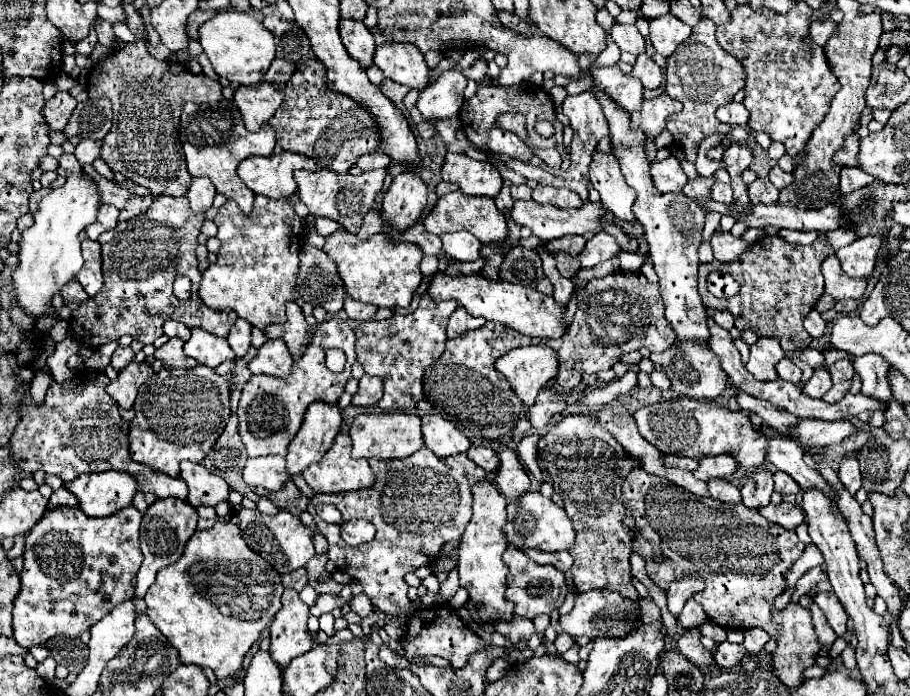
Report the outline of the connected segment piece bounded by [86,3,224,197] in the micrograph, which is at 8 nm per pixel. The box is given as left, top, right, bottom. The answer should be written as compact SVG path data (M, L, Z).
M122 3L122 9L126 13L126 23L128 27L138 33L138 39L134 43L126 43L122 49L112 51L104 61L96 63L90 71L88 79L88 95L90 99L102 99L108 97L112 101L114 109L114 123L106 137L102 139L102 159L108 163L112 171L122 173L126 179L150 189L154 197L158 195L184 195L188 191L188 185L192 183L192 175L188 173L186 159L182 153L182 145L178 141L178 123L180 123L180 113L182 105L186 101L192 103L210 103L210 101L222 101L222 85L218 81L212 81L204 73L196 75L192 73L186 65L182 67L180 63L174 61L158 61L148 53L148 39L144 37L146 25L144 17L138 13L134 3Z

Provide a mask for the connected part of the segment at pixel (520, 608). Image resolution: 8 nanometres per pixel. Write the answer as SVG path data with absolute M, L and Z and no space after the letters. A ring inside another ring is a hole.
M512 545L504 551L504 563L510 569L506 597L516 603L514 615L534 619L536 615L552 613L552 609L558 609L562 605L562 601L568 593L568 587L564 581L564 573L560 569L556 569L554 565L538 565L532 559L528 559L520 549L516 549Z

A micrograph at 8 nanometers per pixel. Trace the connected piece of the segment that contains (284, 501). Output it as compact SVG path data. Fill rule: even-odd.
M288 481L284 485L284 489L278 491L278 493L270 493L266 489L258 489L258 495L268 497L278 509L288 509L294 517L300 517L300 513L306 511L306 507L310 503L310 497L306 497L292 481Z

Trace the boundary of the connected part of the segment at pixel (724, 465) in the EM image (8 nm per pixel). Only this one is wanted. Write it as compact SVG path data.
M716 455L716 457L704 457L700 459L700 467L694 471L696 479L708 481L712 477L716 479L728 479L738 469L738 461L734 455Z

